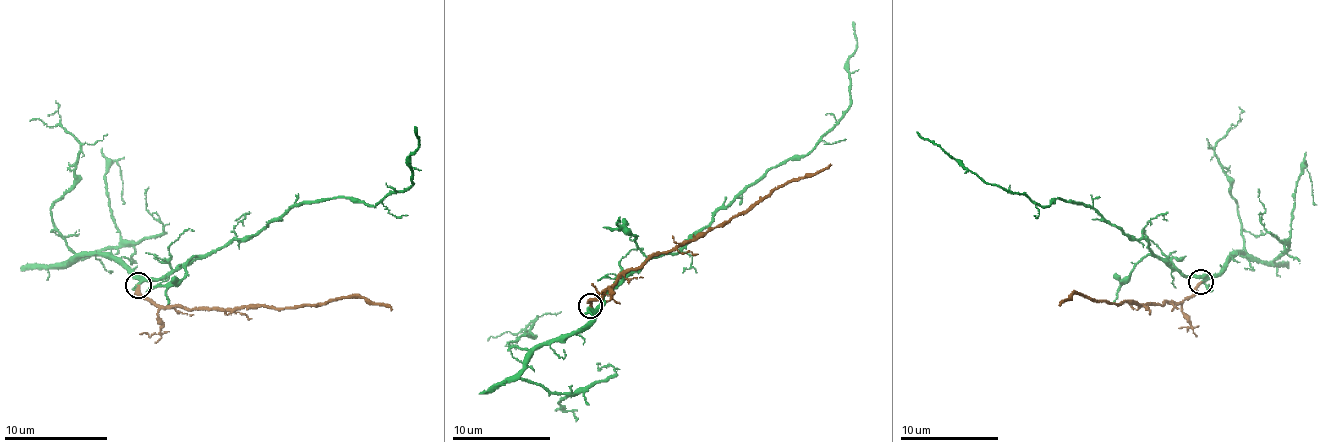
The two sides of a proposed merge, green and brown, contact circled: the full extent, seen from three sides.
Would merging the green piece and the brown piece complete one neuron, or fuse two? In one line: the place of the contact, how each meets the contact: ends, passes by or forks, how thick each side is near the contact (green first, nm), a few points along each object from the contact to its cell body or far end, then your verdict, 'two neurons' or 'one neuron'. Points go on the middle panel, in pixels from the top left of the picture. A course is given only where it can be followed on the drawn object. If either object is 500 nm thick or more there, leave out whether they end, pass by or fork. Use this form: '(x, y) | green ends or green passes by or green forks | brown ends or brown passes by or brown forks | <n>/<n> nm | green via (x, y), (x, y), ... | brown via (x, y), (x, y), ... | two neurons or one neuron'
(590, 305) | green forks | brown ends | 240/240 nm | green via (591, 306), (650, 259), (676, 255), (843, 115), (857, 44), (853, 22) | brown via (591, 306), (591, 301), (654, 252), (672, 252), (708, 228), (725, 225), (789, 181), (811, 176), (831, 164) | one neuron

